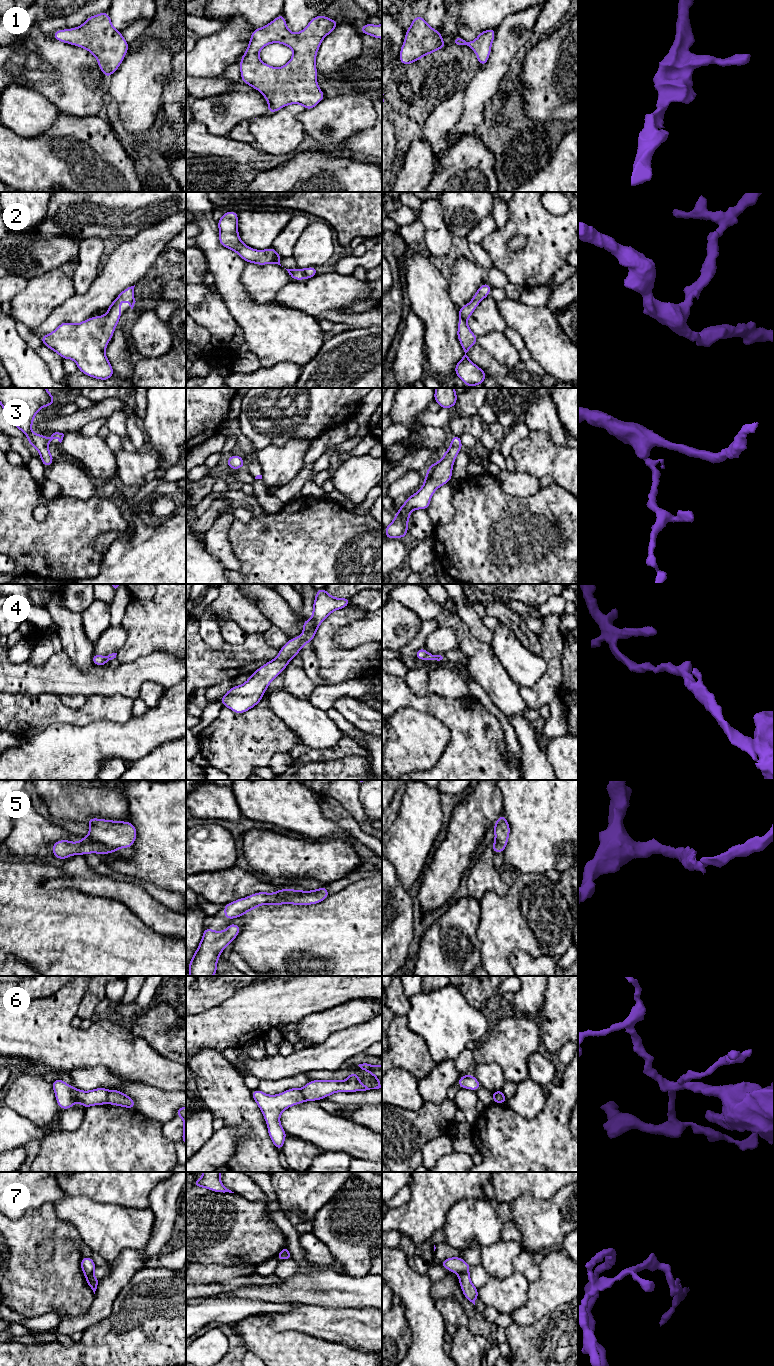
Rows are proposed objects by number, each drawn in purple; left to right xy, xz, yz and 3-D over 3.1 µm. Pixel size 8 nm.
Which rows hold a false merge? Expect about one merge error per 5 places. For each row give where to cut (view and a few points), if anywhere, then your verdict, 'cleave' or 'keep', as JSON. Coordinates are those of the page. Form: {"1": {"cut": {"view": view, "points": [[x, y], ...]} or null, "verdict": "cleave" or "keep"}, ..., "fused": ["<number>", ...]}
{"1": {"cut": null, "verdict": "keep"}, "2": {"cut": null, "verdict": "keep"}, "3": {"cut": null, "verdict": "keep"}, "4": {"cut": null, "verdict": "keep"}, "5": {"cut": null, "verdict": "keep"}, "6": {"cut": {"view": "yz", "points": [[492, 1092], [497, 1092], [501, 1096], [502, 1102]]}, "verdict": "cleave"}, "7": {"cut": {"view": "yz", "points": [[467, 1271], [459, 1276]]}, "verdict": "cleave"}, "fused": ["6", "7"]}

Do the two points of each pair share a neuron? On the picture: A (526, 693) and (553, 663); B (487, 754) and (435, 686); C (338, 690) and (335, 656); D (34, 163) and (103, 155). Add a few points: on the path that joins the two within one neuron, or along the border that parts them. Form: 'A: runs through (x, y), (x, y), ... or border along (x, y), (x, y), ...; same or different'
A: runs through (536, 692), (553, 673); same
B: border along (429, 691), (442, 696), (466, 696); different
C: border along (360, 678), (323, 685); different
D: runs through (51, 160), (67, 155), (86, 155); same

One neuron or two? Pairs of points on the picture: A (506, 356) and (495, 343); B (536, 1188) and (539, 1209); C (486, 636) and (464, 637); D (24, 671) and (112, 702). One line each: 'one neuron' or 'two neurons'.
A: one neuron
B: two neurons
C: two neurons
D: two neurons

